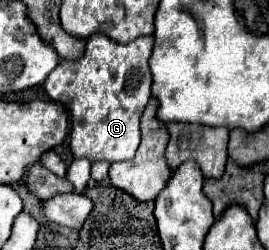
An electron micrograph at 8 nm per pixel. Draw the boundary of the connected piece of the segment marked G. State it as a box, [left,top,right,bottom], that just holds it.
[45,33,153,161]

